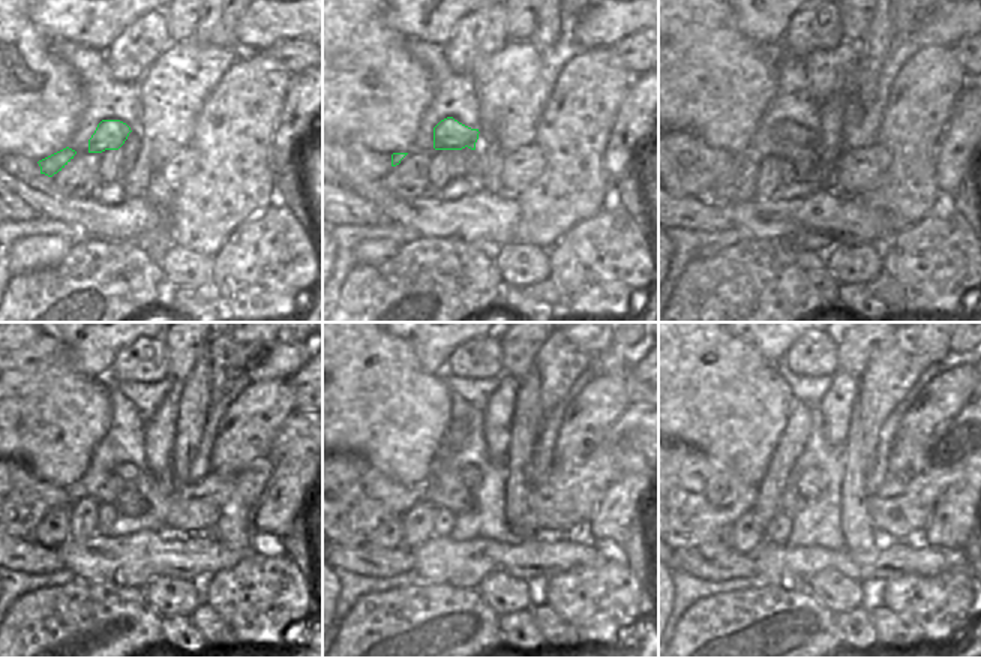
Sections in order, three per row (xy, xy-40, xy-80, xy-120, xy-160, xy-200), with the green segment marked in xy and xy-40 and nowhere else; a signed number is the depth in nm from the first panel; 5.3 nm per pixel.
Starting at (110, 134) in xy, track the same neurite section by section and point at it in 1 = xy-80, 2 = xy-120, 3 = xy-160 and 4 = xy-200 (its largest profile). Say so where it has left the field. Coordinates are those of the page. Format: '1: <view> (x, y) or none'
1: xy-80 (789, 131)
2: xy-120 (128, 472)
3: xy-160 (471, 477)
4: xy-200 (809, 483)

